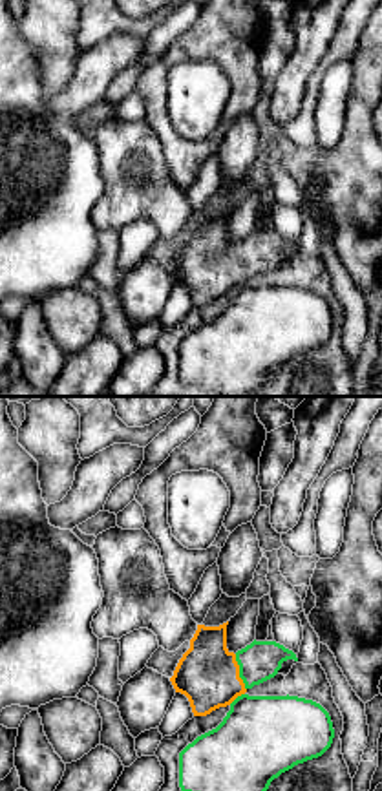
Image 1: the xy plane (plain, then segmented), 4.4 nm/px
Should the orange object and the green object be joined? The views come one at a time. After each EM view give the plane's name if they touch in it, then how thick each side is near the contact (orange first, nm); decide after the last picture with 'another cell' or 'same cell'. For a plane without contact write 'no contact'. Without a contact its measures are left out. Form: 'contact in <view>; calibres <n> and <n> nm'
contact in xy; calibres 280 and 180 nm

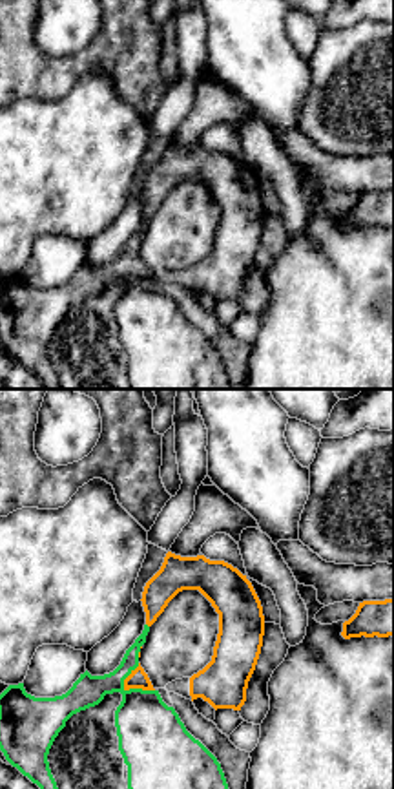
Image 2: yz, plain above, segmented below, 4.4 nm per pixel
contact in yz; calibres 80 and 300 nm

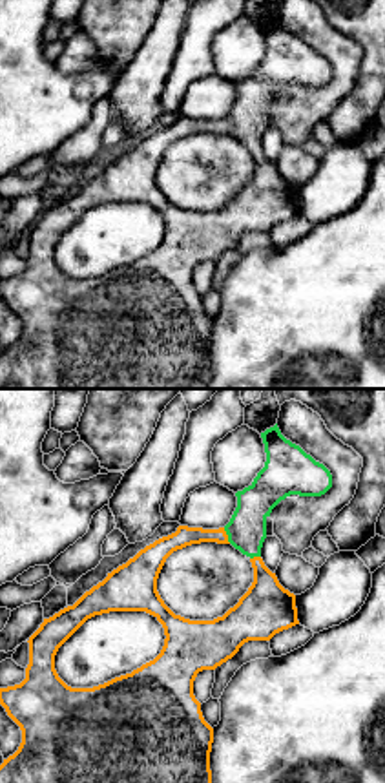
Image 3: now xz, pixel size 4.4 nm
contact in xz; calibres 100 and 180 nm

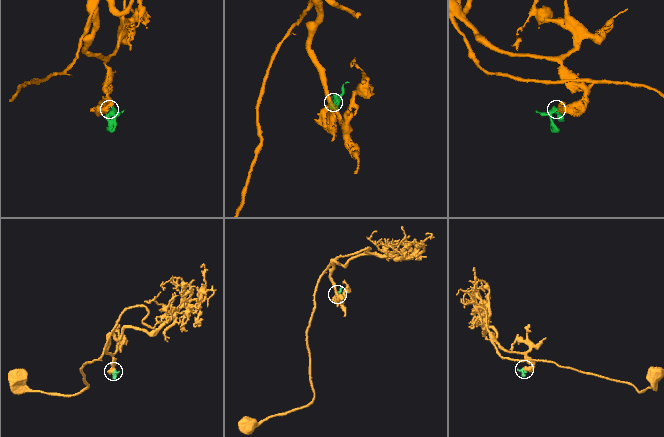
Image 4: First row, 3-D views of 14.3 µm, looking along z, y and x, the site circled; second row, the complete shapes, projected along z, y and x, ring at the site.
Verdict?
same cell

